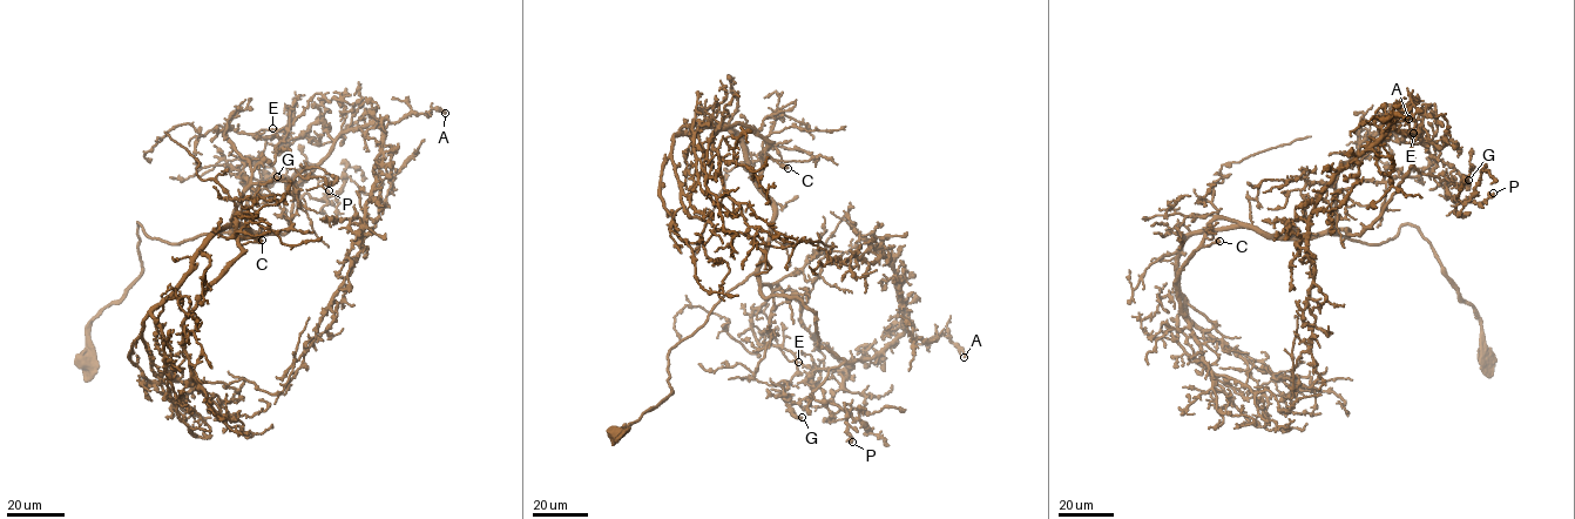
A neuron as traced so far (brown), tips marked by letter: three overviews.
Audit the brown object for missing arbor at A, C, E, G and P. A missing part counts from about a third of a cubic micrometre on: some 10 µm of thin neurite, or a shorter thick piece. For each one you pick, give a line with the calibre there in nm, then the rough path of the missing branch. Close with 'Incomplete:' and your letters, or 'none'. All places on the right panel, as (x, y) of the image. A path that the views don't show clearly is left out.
Incomplete: none

